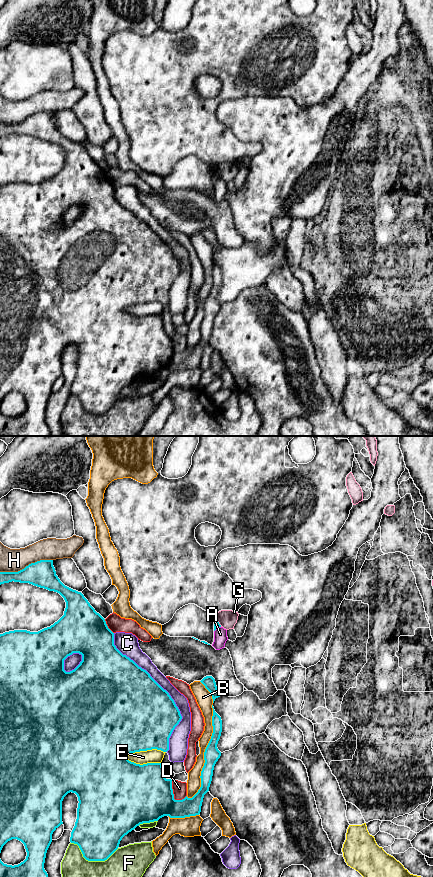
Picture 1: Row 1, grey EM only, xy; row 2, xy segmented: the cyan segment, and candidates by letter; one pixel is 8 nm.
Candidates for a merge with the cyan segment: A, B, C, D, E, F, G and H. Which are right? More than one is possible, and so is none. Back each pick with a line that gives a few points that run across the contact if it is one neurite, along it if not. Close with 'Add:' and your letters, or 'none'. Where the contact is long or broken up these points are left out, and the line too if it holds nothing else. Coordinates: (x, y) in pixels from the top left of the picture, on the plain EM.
Add: none

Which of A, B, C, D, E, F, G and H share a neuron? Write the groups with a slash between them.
A / B / C / D / E / F / G / H

